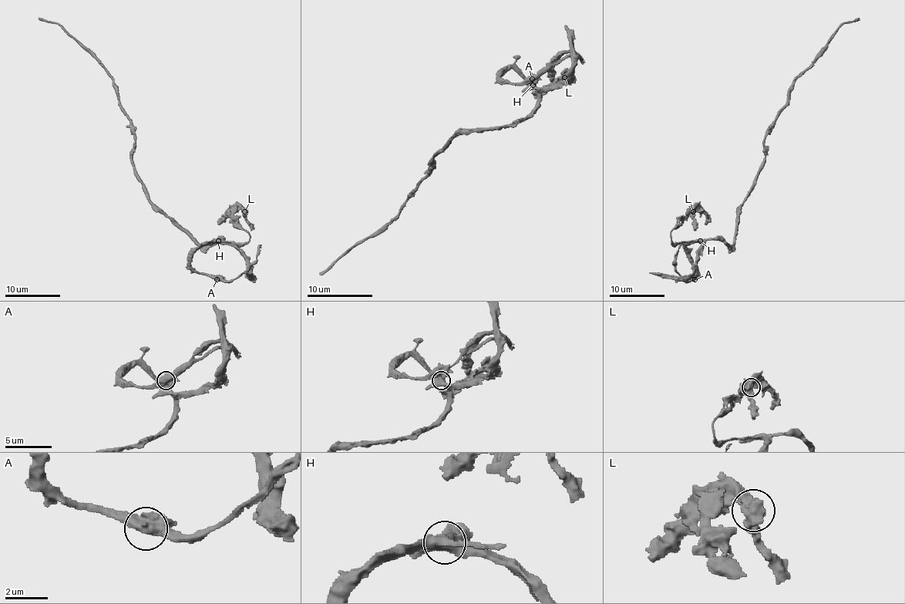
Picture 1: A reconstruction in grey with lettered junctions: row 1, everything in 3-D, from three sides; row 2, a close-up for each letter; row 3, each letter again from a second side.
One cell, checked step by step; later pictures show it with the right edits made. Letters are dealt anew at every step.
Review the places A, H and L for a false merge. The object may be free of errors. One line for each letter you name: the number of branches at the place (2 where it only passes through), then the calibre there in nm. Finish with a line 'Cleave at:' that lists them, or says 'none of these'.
H: 4 branches meet; 600 nm thick
Cleave at: H

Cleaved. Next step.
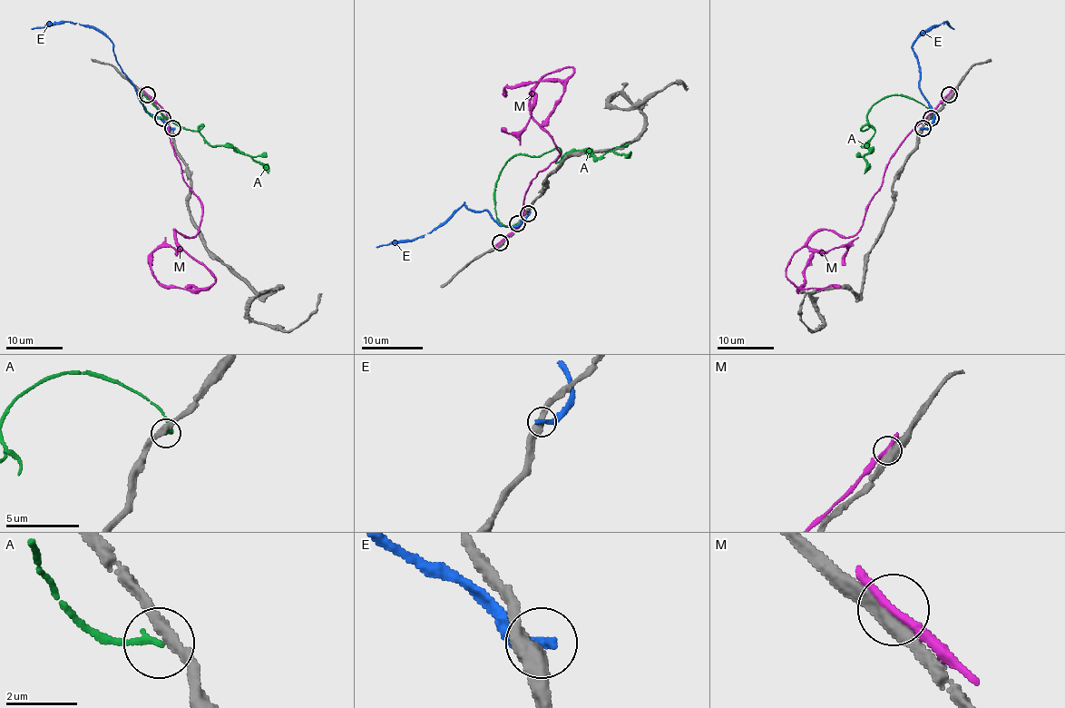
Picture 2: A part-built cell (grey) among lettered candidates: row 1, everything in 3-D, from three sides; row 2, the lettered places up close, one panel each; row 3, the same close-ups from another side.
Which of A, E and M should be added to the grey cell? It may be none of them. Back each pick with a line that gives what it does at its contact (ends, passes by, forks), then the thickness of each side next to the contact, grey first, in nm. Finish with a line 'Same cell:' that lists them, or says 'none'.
Same cell: none

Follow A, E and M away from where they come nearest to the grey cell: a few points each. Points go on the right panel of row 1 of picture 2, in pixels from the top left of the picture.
A: (931, 119), (926, 107), (886, 96), (861, 129), (874, 134), (864, 146), (864, 173)
E: (922, 129), (933, 120), (933, 110), (919, 87), (919, 63), (912, 43), (942, 23), (946, 22), (953, 29)
M: (949, 94), (889, 160), (862, 227), (846, 237), (817, 231), (794, 254), (786, 276), (797, 289), (814, 251)

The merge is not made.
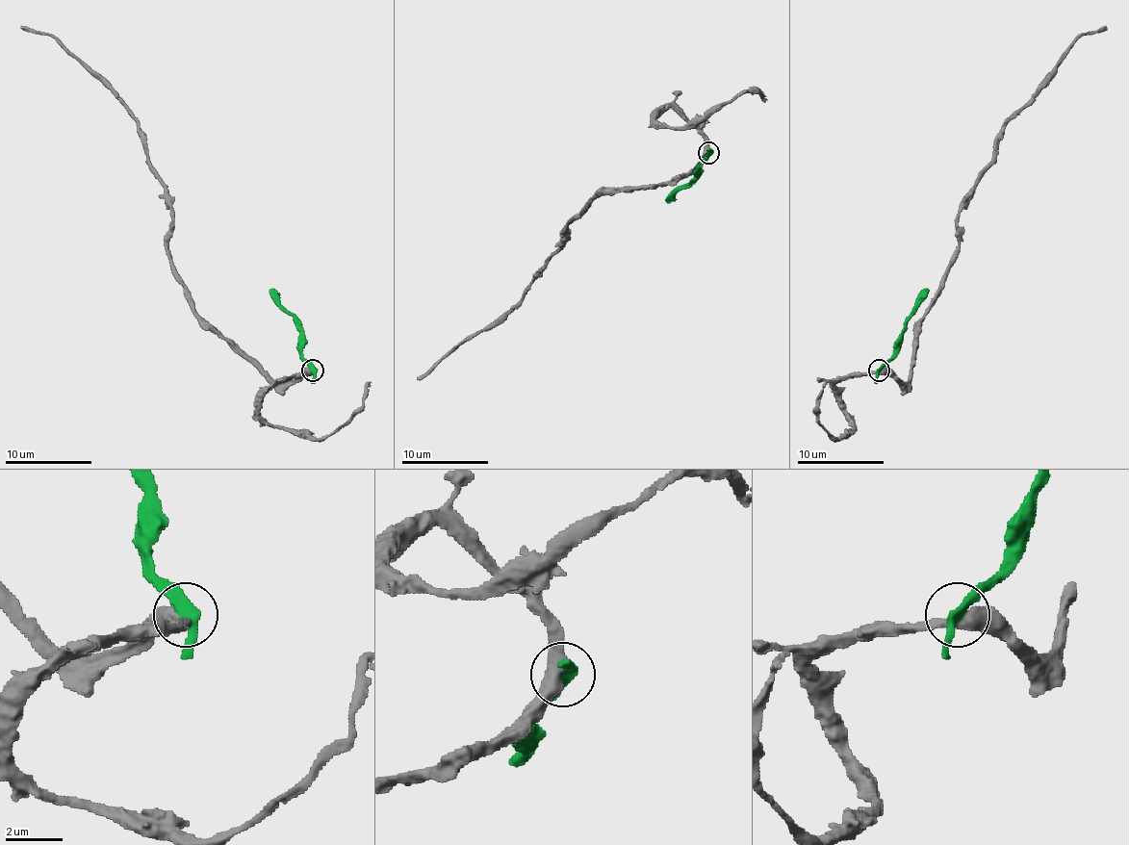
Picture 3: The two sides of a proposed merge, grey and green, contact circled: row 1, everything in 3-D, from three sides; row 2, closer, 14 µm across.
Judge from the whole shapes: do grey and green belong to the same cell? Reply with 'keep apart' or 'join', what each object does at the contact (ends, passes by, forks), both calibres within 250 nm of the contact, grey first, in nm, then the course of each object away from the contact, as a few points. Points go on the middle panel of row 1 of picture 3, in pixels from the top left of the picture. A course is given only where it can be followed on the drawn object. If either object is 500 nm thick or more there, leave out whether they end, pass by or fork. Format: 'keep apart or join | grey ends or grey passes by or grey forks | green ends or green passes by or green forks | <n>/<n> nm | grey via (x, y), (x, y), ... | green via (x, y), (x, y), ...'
keep apart | grey passes by | green passes by | 440/360 nm | grey via (707, 152), (667, 180), (608, 187), (565, 232), (530, 289), (494, 325), (465, 336), (418, 379) | green via (707, 152), (699, 171), (667, 202)

